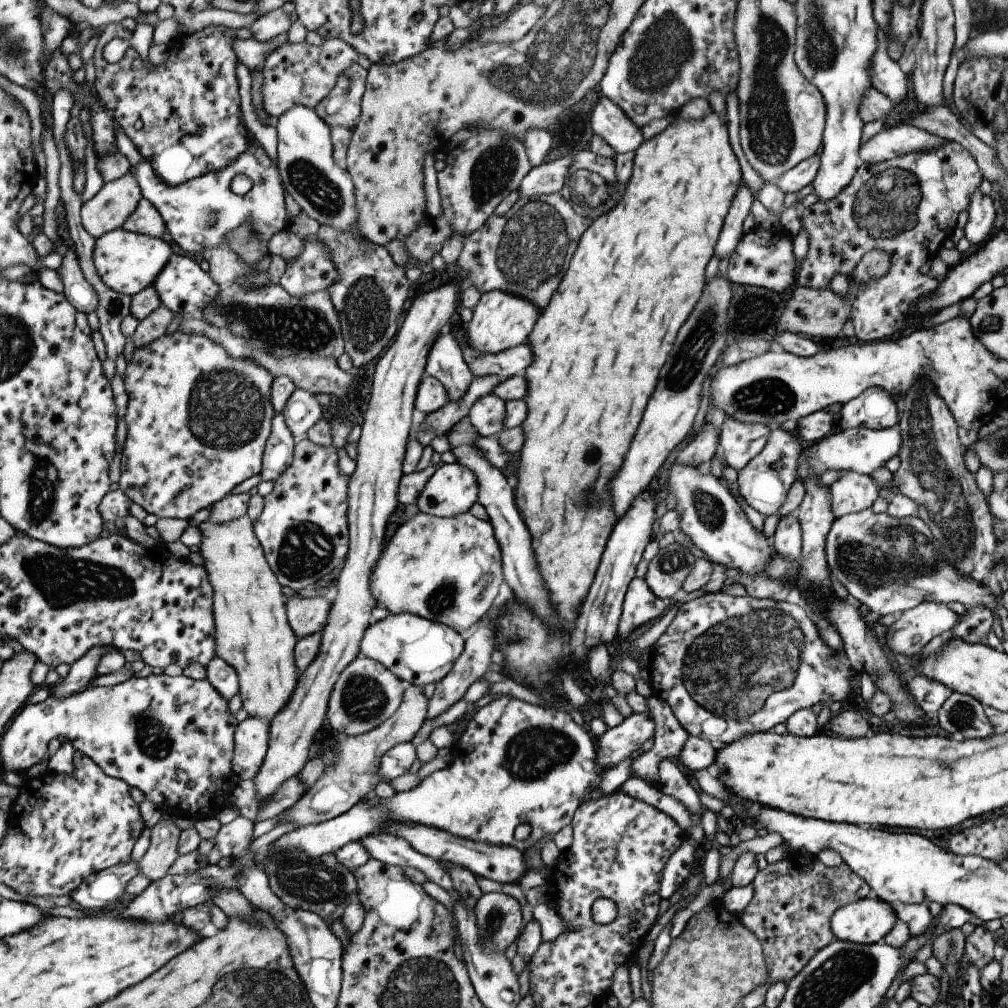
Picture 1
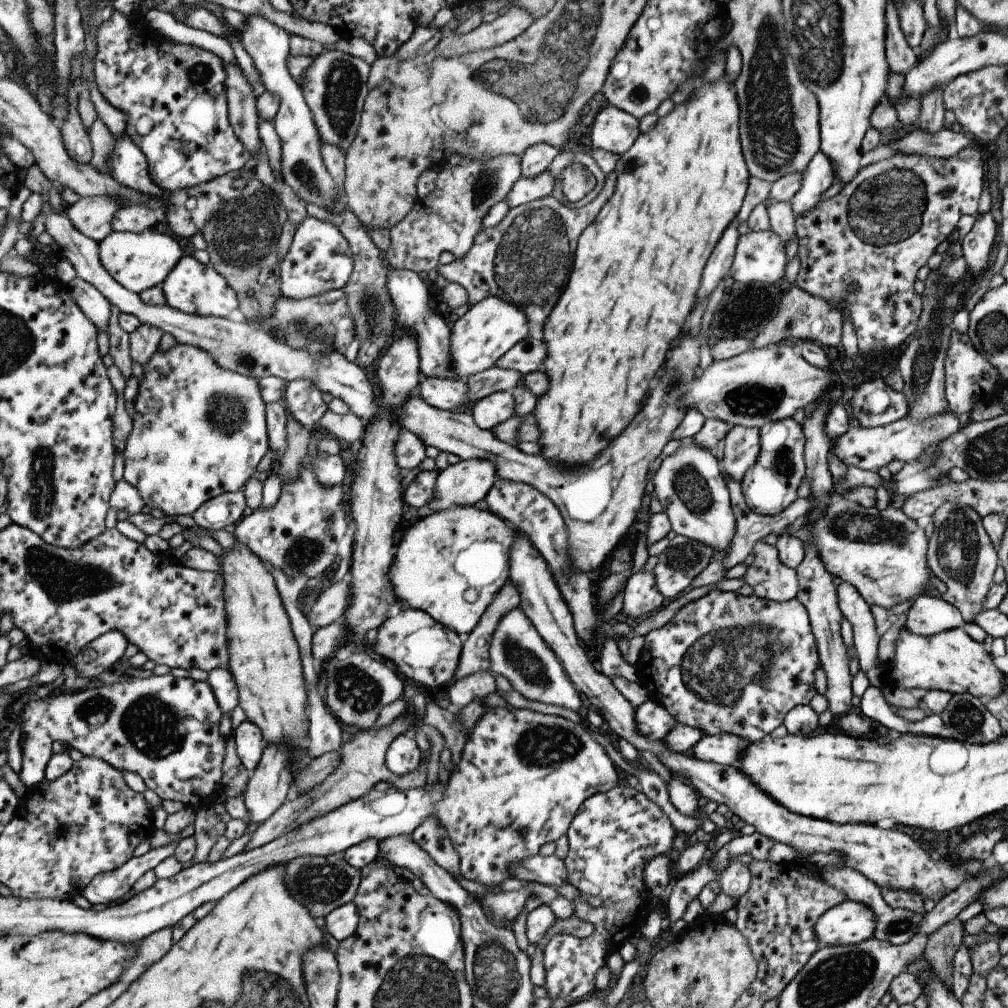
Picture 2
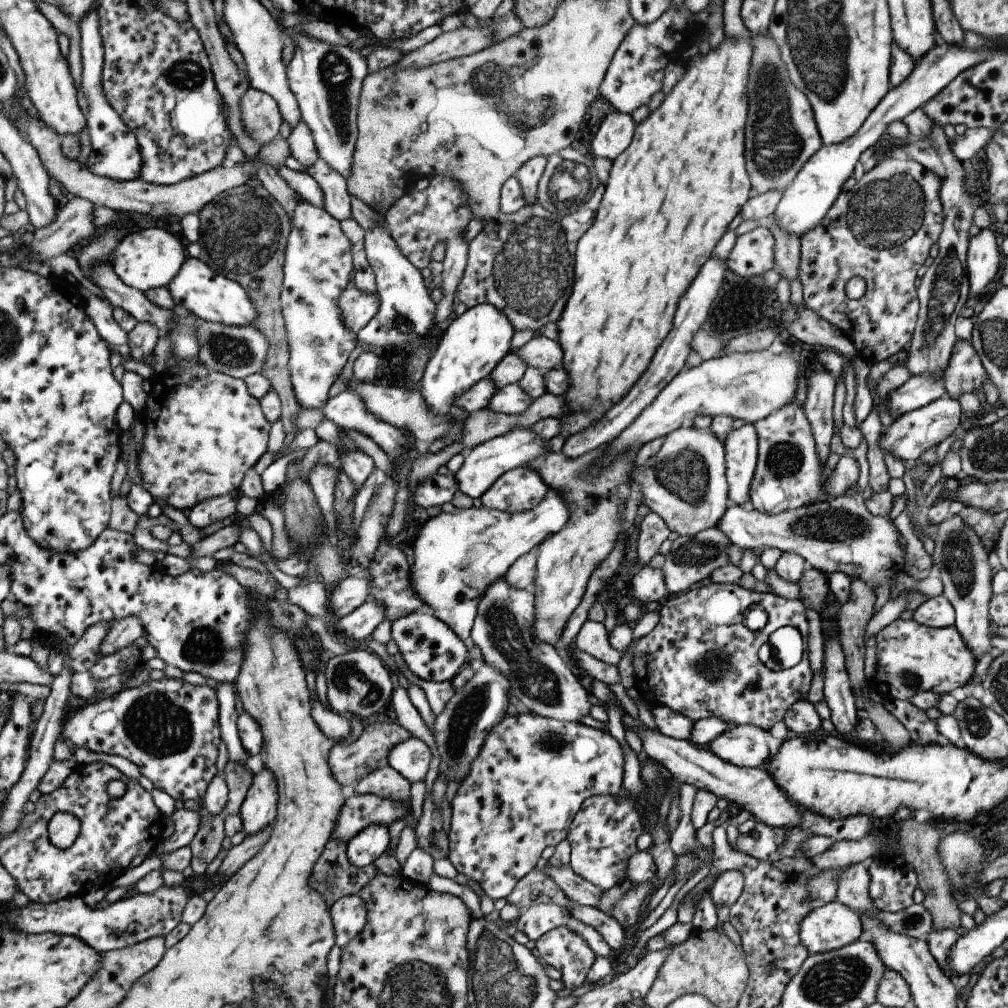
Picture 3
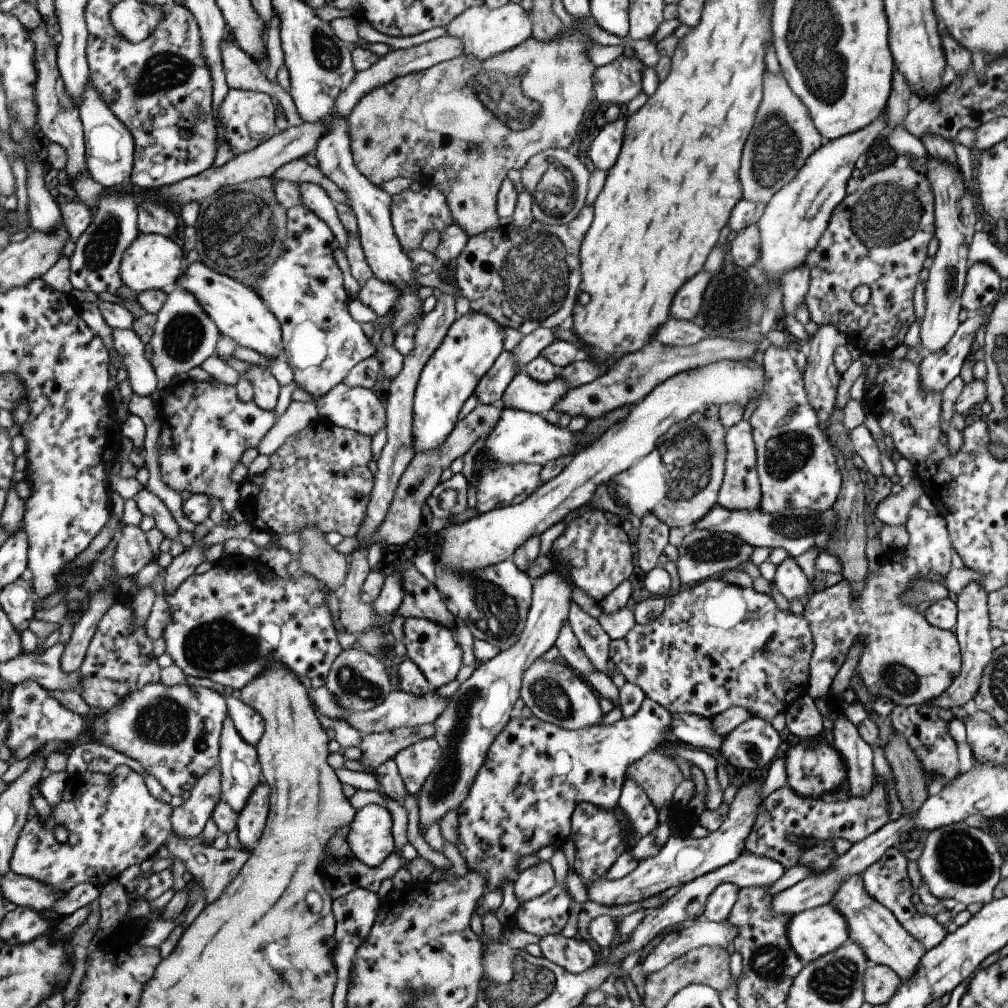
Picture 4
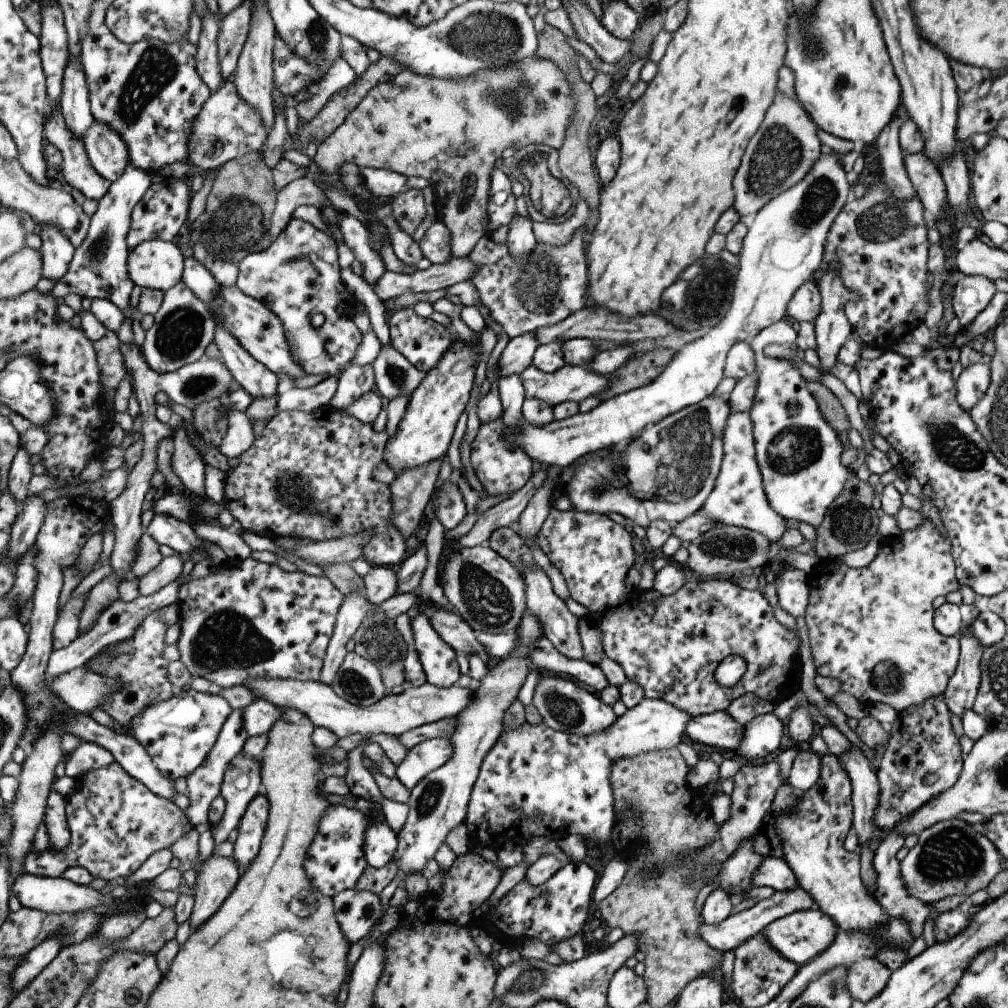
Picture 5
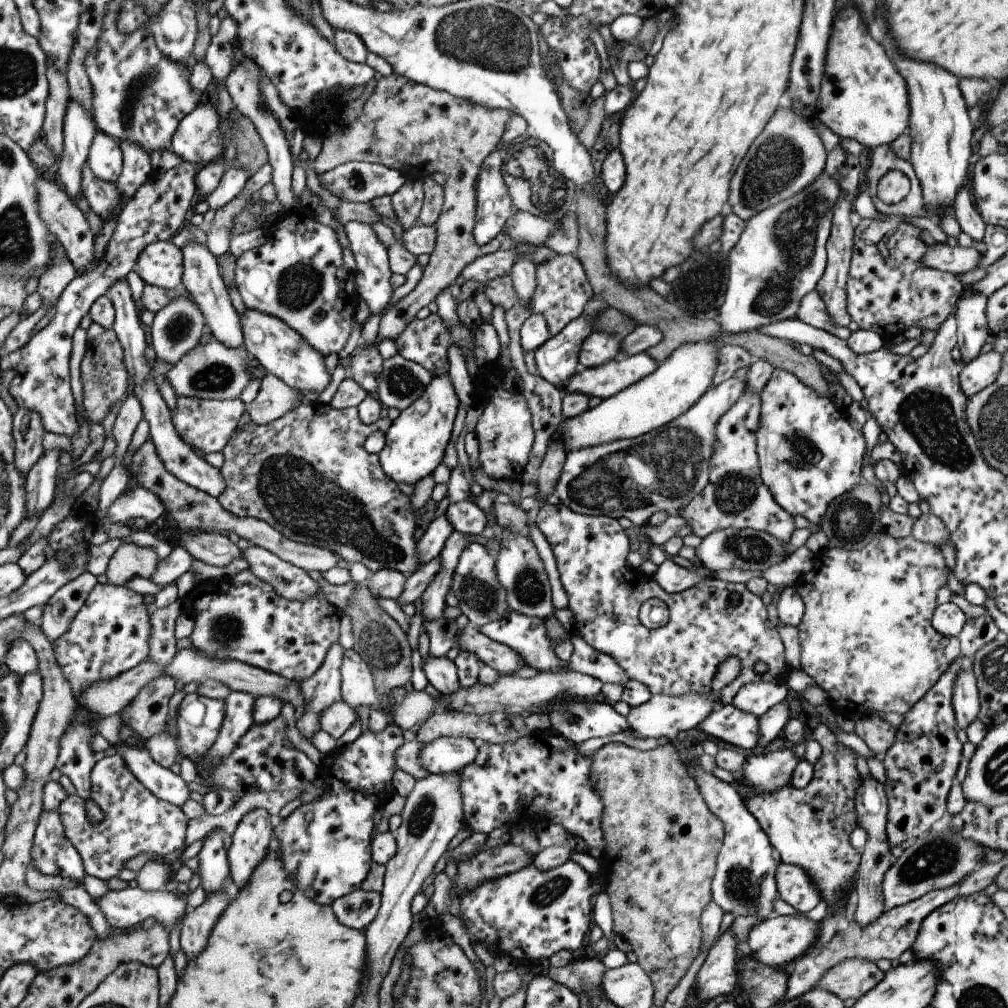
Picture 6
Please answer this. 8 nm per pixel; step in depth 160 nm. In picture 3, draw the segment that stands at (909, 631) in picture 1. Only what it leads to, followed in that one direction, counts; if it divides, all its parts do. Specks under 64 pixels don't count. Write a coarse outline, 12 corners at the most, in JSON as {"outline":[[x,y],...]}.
{"outline":[[943,594],[913,610],[924,627],[944,629],[954,624],[954,610]]}

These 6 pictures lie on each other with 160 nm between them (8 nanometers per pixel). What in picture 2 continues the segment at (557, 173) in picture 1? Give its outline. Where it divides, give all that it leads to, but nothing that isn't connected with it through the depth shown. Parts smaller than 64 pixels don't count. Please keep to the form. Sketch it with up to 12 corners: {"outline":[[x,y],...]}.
{"outline":[[553,176],[520,177],[507,192],[508,208],[550,196]]}

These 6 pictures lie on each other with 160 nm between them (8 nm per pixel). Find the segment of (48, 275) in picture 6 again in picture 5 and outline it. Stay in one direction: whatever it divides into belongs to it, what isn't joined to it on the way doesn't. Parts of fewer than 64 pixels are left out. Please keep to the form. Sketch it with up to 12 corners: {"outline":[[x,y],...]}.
{"outline":[[53,224],[38,226],[43,278],[57,284],[76,248]]}

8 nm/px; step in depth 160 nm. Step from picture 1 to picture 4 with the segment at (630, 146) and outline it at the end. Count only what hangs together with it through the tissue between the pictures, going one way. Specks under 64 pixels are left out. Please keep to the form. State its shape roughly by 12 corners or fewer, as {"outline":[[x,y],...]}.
{"outline":[[622,114],[599,130],[583,157],[607,172],[621,149]]}

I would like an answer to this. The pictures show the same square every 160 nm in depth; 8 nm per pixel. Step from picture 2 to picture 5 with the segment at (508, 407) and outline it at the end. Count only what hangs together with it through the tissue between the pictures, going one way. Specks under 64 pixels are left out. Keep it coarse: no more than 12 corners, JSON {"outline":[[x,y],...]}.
{"outline":[[529,364],[518,376],[522,398],[553,407],[599,396],[607,374],[564,365],[543,373]]}

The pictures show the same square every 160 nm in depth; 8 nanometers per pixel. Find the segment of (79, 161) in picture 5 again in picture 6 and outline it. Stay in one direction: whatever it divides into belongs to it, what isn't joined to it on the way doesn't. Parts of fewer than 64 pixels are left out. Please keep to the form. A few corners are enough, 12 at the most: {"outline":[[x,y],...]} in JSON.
{"outline":[[85,163],[82,194],[104,220],[114,217],[122,196]]}

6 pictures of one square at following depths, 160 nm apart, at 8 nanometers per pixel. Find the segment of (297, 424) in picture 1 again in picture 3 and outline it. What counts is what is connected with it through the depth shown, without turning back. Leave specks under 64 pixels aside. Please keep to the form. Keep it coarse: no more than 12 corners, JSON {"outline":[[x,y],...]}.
{"outline":[[297,203],[278,292],[290,383],[323,408],[357,344],[337,306],[350,242]]}

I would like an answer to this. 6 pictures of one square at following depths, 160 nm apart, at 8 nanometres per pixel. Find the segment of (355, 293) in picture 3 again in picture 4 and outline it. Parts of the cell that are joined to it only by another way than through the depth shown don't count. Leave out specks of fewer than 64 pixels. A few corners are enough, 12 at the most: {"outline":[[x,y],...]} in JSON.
{"outline":[[375,276],[361,285],[357,300],[379,317],[391,310],[399,290]]}

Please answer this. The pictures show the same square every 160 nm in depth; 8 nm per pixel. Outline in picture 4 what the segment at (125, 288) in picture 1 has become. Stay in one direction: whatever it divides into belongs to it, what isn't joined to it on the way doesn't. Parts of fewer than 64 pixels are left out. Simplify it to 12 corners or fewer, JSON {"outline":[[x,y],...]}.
{"outline":[[140,234],[121,264],[137,294],[174,290],[190,256],[171,238]]}

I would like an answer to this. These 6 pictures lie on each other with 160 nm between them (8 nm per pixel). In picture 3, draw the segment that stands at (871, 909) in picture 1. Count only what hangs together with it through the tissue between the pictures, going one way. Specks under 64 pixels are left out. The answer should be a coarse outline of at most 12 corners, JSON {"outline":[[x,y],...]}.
{"outline":[[835,901],[799,922],[809,955],[847,946],[859,934],[857,911]]}

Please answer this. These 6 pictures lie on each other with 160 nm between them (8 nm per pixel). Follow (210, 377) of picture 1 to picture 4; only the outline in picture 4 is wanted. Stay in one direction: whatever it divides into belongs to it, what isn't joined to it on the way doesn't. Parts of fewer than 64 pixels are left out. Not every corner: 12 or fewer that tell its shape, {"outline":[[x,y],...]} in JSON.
{"outline":[[235,386],[166,388],[159,466],[177,492],[238,507],[231,478],[275,424]]}

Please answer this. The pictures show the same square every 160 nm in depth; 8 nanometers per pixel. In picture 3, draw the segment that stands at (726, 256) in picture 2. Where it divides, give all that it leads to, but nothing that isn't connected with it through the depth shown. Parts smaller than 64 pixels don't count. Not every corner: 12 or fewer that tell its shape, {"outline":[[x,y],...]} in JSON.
{"outline":[[709,258],[681,296],[643,374],[560,451],[607,445],[684,367],[727,265]]}

